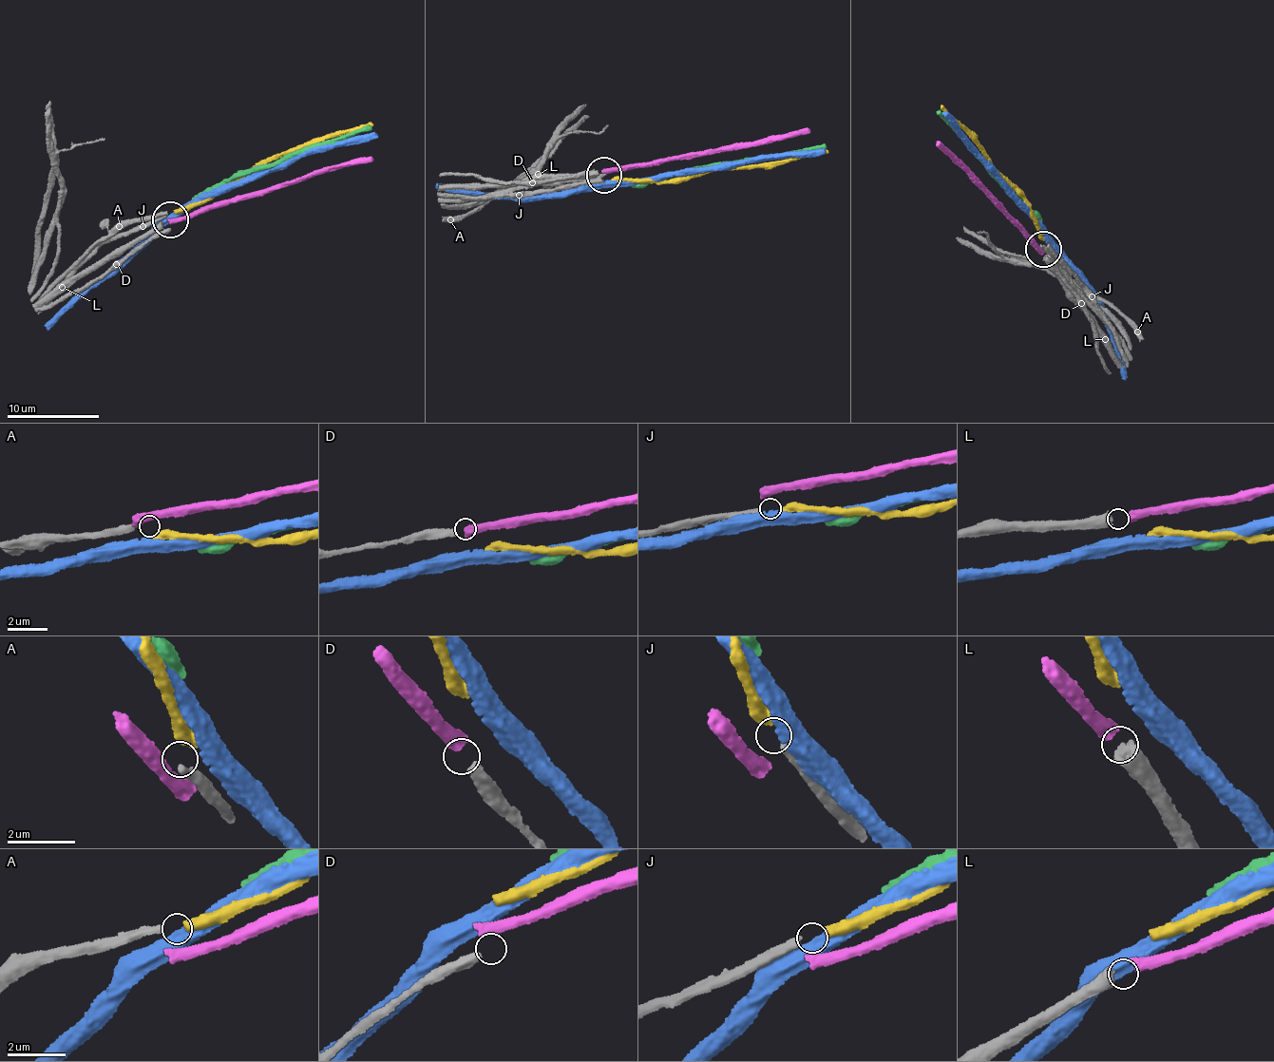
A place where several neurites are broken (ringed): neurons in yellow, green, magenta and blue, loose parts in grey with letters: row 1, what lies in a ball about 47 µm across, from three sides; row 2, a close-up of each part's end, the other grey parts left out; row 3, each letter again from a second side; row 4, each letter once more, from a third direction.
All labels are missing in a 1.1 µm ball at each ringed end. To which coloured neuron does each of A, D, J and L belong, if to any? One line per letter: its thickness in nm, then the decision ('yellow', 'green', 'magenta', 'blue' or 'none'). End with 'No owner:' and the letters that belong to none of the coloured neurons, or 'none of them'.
A: 240 nm | none
D: 320 nm | none
J: 280 nm | yellow
L: 480 nm | magenta
No owner: A, D

